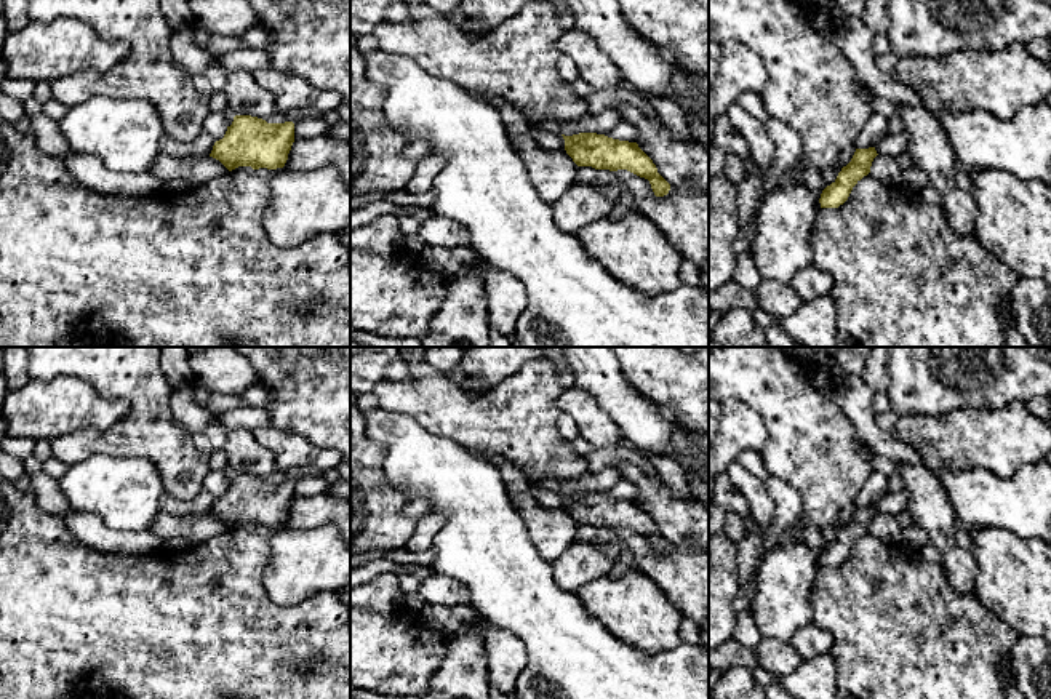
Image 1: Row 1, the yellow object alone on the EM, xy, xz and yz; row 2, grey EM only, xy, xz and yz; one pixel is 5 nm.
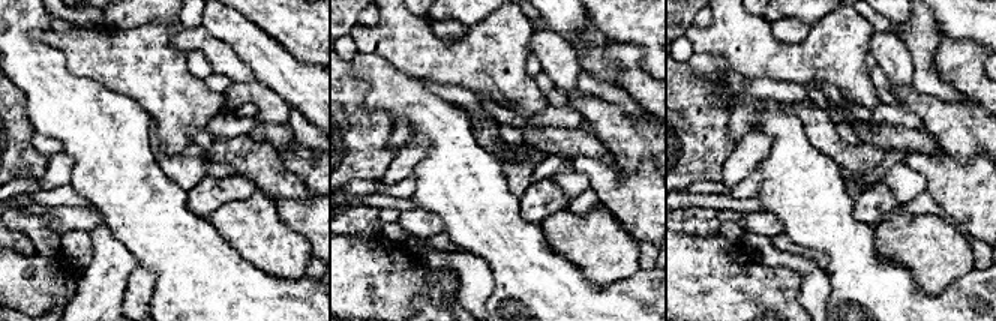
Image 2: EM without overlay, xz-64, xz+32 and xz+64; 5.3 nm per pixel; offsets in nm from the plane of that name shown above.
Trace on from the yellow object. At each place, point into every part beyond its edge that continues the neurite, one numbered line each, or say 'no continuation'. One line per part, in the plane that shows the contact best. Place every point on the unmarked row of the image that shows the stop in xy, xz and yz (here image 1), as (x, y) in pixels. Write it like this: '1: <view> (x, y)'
no continuation

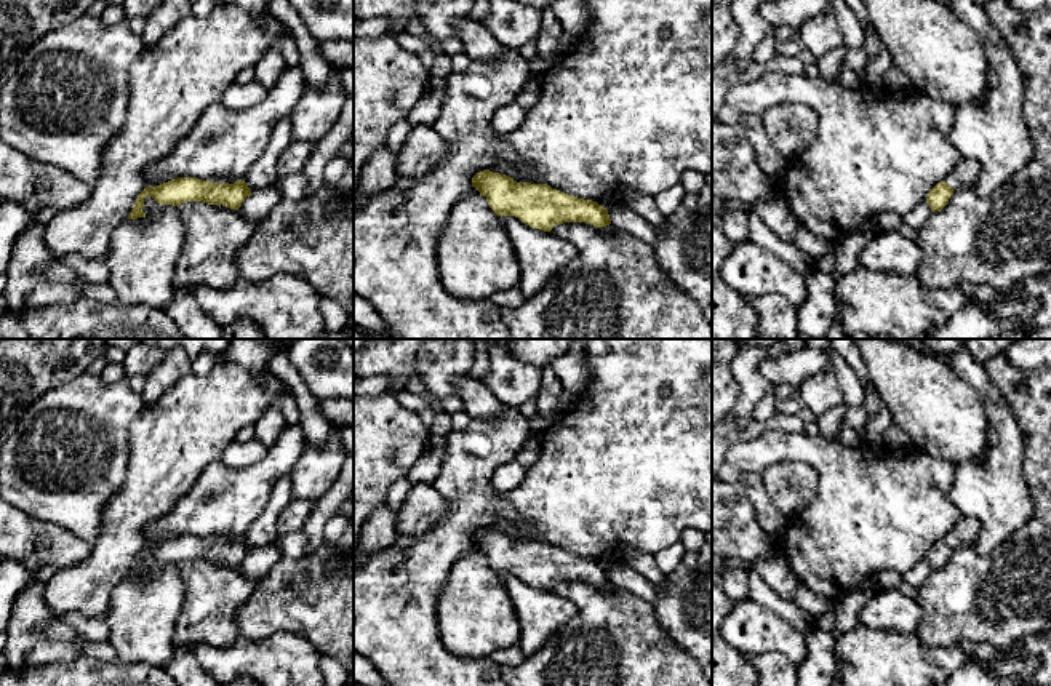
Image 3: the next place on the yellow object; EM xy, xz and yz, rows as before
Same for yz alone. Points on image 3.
1: yz (967, 530)

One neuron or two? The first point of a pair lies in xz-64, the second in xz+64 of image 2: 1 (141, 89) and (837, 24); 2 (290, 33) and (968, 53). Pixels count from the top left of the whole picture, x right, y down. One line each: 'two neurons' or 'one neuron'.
1: one neuron
2: two neurons

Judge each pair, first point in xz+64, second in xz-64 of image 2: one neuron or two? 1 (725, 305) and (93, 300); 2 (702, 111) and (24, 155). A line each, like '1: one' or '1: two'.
1: two
2: one

